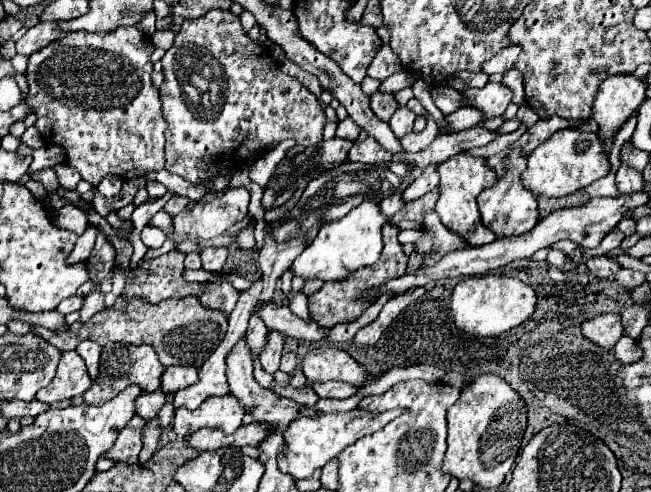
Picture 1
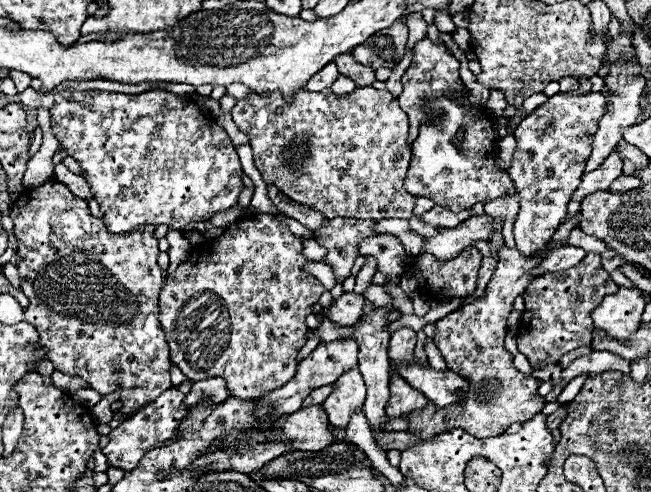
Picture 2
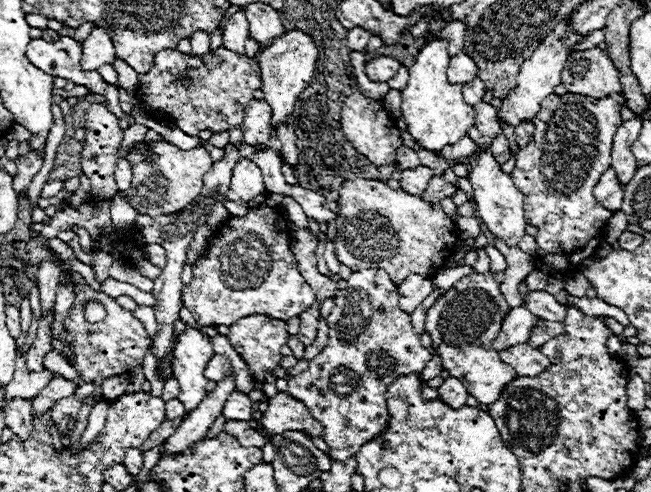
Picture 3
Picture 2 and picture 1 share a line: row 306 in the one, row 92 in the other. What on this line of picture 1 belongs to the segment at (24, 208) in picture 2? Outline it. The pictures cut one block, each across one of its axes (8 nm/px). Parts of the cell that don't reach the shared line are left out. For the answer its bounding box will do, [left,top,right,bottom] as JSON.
[26,28,166,186]

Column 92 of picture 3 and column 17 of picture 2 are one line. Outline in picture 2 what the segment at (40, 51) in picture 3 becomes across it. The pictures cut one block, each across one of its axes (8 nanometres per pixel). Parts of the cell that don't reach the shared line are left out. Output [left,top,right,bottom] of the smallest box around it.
[10,70,32,92]

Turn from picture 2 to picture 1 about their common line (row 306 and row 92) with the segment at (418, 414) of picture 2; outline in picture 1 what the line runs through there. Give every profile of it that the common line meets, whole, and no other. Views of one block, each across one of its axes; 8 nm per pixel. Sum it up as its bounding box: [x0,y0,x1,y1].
[462,82,512,120]

